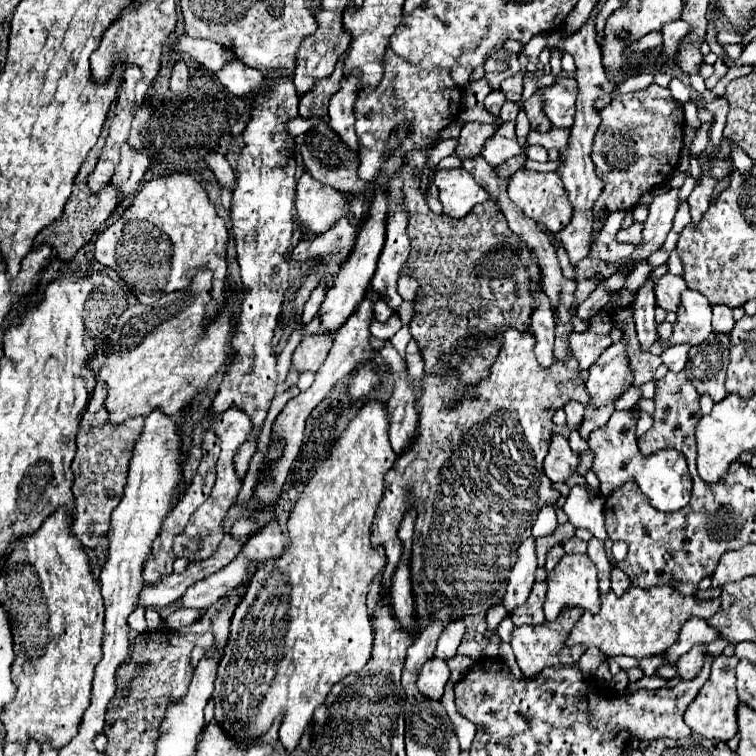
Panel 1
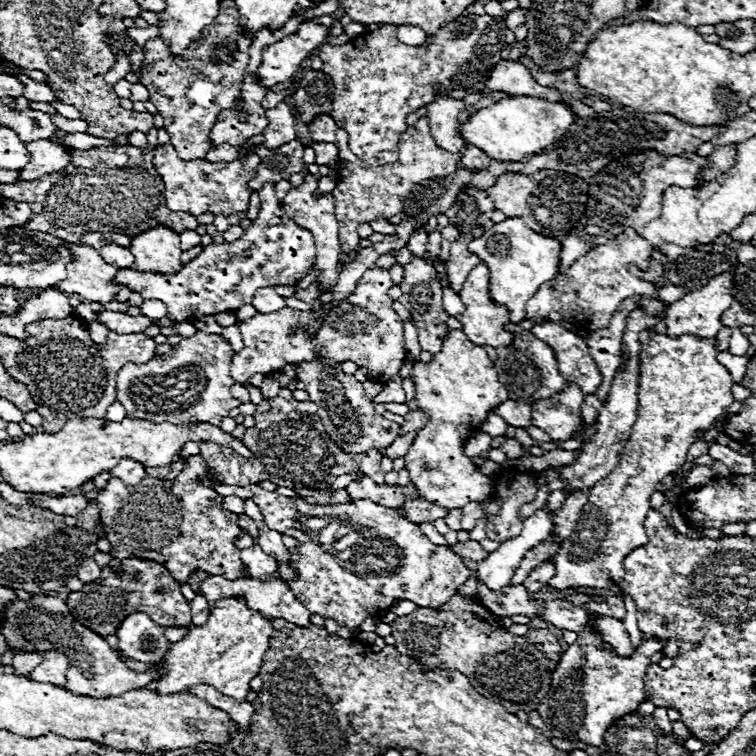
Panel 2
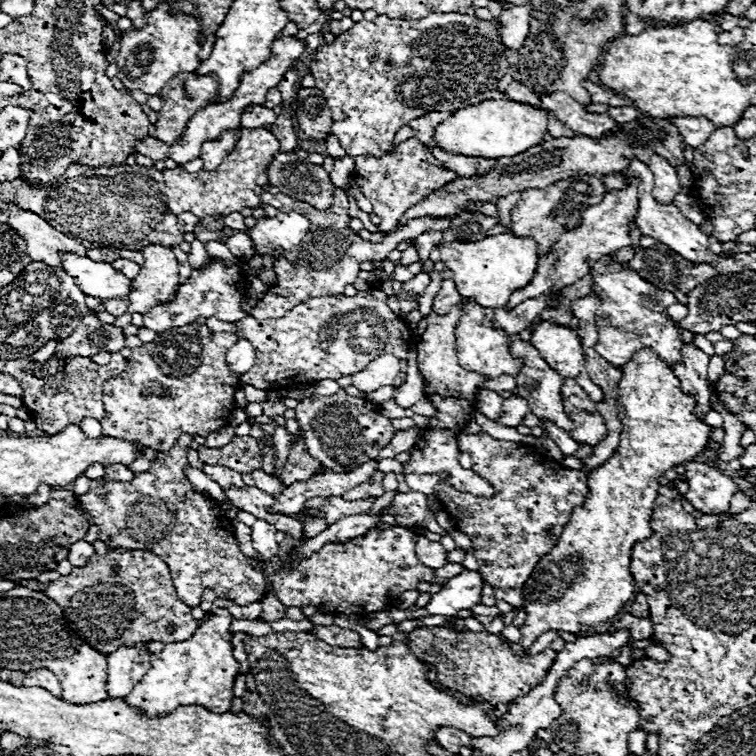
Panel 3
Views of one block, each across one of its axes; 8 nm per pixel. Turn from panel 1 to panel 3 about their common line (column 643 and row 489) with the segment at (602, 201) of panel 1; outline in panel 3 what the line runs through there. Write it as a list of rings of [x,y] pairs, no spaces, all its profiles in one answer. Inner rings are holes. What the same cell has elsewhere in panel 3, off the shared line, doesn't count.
[[[174,444],[151,461],[149,472],[140,472],[130,482],[114,482],[108,476],[90,482],[90,490],[78,500],[100,528],[100,540],[108,548],[148,550],[168,564],[178,598],[184,604],[198,606],[202,592],[212,588],[218,598],[248,606],[266,592],[266,578],[250,568],[240,552],[234,526],[224,508],[214,498],[192,490],[184,468],[190,466],[188,450]]]

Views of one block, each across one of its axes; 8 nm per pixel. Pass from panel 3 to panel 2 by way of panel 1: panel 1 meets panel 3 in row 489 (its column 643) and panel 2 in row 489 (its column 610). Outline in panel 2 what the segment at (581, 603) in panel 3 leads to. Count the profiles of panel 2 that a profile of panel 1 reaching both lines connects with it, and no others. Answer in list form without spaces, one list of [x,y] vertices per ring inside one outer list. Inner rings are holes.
[[[642,332],[640,334],[640,392],[638,392],[638,420],[632,426],[632,434],[622,448],[616,468],[594,488],[590,490],[590,498],[582,508],[582,514],[576,522],[572,536],[562,544],[562,552],[554,558],[556,574],[550,580],[550,590],[566,590],[566,588],[608,588],[610,584],[620,584],[624,576],[622,560],[638,546],[648,542],[644,518],[650,510],[650,496],[656,492],[656,484],[666,476],[678,472],[686,462],[690,444],[696,440],[696,432],[710,430],[718,420],[726,418],[724,408],[732,404],[732,380],[728,370],[716,360],[714,340],[694,340],[692,336],[680,336],[672,340],[664,334]]]

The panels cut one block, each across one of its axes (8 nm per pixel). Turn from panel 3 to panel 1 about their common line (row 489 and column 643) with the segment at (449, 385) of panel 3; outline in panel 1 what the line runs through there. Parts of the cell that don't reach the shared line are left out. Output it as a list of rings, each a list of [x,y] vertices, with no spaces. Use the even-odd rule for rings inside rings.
[[[616,410],[604,426],[590,432],[588,444],[590,444],[590,450],[594,452],[592,472],[600,480],[600,492],[608,496],[612,490],[616,490],[616,486],[622,486],[624,482],[632,480],[640,486],[640,490],[646,494],[646,498],[654,508],[662,512],[676,512],[684,508],[690,500],[690,490],[692,490],[692,478],[688,474],[686,458],[673,448],[644,456],[638,450],[638,438],[634,428],[636,428],[634,412]]]

